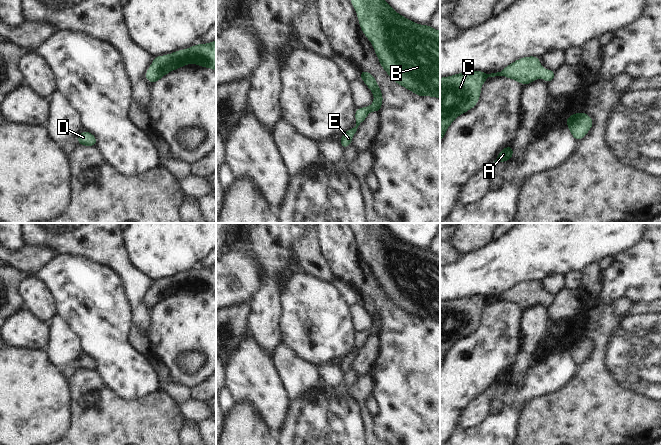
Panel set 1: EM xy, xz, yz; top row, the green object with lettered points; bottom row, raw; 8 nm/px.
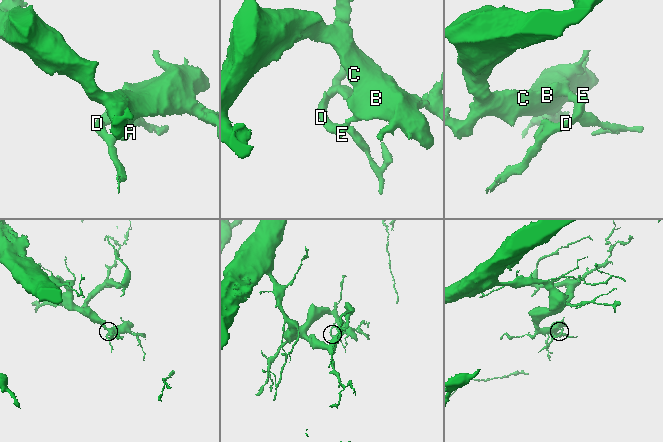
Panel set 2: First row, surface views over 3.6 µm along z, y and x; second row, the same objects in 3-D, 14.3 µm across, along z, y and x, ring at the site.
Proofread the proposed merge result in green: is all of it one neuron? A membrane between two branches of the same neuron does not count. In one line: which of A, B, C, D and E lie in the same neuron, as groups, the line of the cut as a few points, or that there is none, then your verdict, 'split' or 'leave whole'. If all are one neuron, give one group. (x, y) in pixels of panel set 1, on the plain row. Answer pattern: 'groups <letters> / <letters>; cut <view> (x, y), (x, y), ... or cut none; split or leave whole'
groups A B C D E; cut none; leave whole

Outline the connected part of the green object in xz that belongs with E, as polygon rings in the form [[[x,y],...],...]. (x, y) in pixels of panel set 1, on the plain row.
[[[361,294],[360,302],[370,312],[370,314],[372,315],[372,317],[374,319],[375,324],[372,329],[367,330],[367,331],[362,331],[360,333],[355,334],[356,350],[350,354],[347,354],[345,357],[343,357],[342,362],[339,365],[340,369],[344,373],[346,373],[347,371],[350,370],[350,366],[351,366],[353,360],[355,359],[358,350],[366,343],[368,337],[370,335],[375,335],[375,336],[379,337],[382,326],[383,326],[382,316],[376,306],[374,300],[367,295]]]

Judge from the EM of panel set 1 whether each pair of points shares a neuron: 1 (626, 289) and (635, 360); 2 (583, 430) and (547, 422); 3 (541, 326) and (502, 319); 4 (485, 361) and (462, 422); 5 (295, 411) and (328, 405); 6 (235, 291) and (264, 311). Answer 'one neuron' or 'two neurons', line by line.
1: two neurons
2: one neuron
3: two neurons
4: two neurons
5: one neuron
6: two neurons

